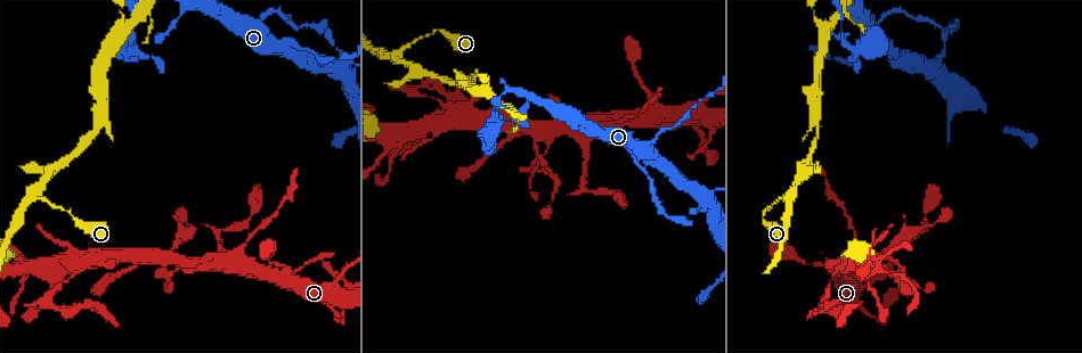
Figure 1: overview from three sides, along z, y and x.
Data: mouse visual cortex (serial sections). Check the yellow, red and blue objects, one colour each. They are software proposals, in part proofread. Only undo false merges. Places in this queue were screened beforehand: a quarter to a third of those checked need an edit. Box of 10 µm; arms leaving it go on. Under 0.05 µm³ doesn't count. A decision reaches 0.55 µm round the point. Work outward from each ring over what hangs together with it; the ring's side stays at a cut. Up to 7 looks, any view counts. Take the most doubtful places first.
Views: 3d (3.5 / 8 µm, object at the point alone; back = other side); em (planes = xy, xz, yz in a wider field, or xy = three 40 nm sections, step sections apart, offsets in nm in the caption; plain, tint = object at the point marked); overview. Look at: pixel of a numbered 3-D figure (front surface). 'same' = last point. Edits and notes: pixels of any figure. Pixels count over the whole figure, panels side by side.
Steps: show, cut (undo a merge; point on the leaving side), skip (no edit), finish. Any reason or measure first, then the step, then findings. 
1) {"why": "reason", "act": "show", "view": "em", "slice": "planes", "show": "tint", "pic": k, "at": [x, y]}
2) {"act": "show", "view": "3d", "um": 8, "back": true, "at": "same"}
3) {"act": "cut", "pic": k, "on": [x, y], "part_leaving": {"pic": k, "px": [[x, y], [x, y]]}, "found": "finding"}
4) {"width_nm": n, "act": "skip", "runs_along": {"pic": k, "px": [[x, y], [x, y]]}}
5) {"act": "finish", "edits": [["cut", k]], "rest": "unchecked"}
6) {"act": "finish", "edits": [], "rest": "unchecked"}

{"why": "thick turns thin", "act": "show", "view": "3d", "um": 3.5, "pic": 1, "at": [292, 42]}

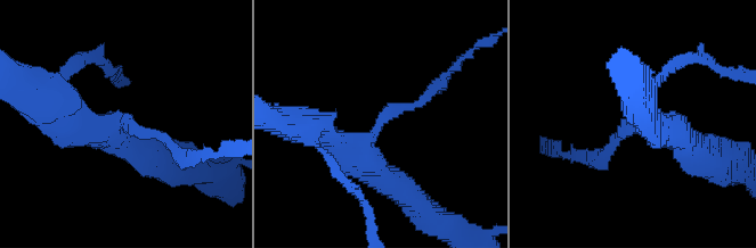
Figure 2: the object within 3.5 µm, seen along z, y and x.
{"arm_widths_nm": [150, 400], "act": "show", "view": "em", "slice": "planes", "show": "tint", "pic": 2, "at": [121, 123]}

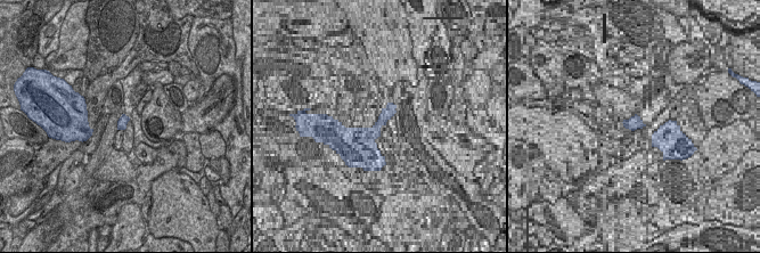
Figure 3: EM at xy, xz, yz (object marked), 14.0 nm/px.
{"width_nm": 140, "act": "cut", "pic": 2, "on": [612, 145], "part_leaving": {"pic": 2, "px": [[625, 132], [599, 160], [569, 154]]}, "found": "two cells meet here"}

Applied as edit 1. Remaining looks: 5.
{"why": "looks like a crossing", "act": "show", "view": "em", "slice": "planes", "show": "tint", "pic": 1, "at": [220, 261]}

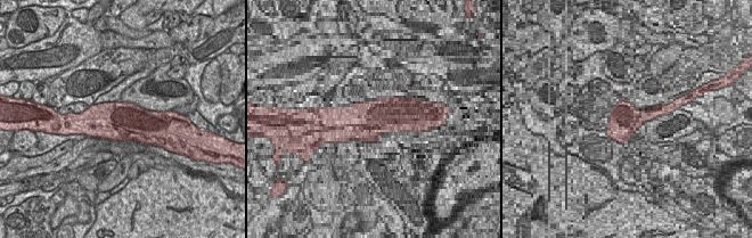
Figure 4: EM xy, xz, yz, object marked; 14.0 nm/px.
{"act": "show", "view": "3d", "um": 3.5, "at": "same"}

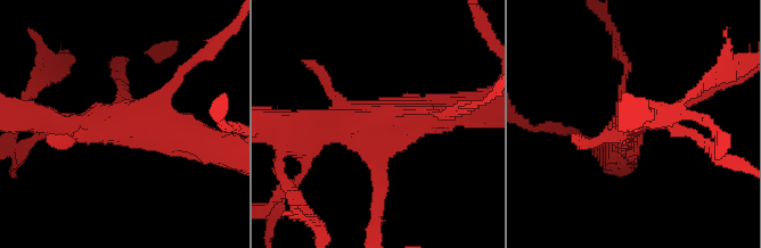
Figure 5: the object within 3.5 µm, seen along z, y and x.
{"act": "skip", "runs_along": {"pic": 5, "px": [[198, 139], [160, 125], [48, 118]]}, "found": "one cell here"}

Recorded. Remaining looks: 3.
{"why": "abrupt turn", "act": "show", "view": "3d", "um": 8, "pic": 1, "at": [59, 287]}

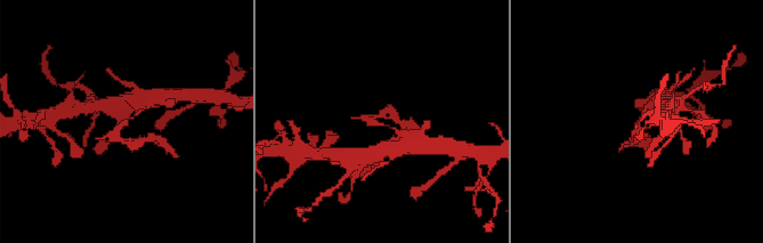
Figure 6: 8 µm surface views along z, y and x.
{"why": "closer look", "act": "show", "view": "3d", "um": 3.5, "at": "same"}

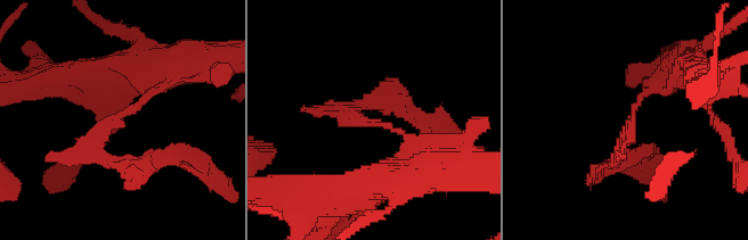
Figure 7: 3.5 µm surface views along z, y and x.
{"why": "now the EM", "act": "show", "view": "em", "slice": "xy", "step": 5, "show": "tint", "pic": 7, "at": [631, 117]}

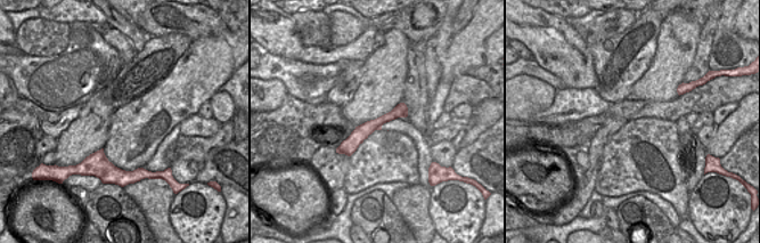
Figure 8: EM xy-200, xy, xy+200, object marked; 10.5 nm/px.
{"act": "skip", "runs_along": {"pic": 8, "px": [[403, 107], [340, 150]]}, "found": "continuous, no second cell"}

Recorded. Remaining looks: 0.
{"act": "finish", "edits": [["cut", 2]], "rest": "unchecked"}

